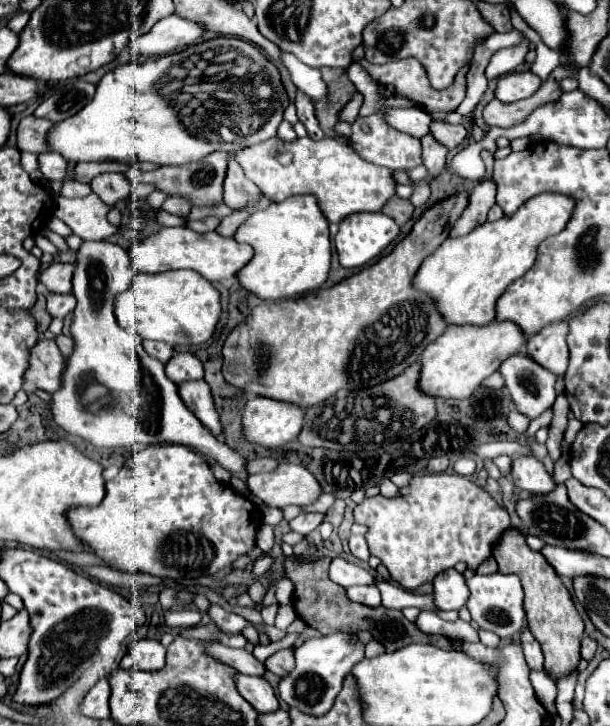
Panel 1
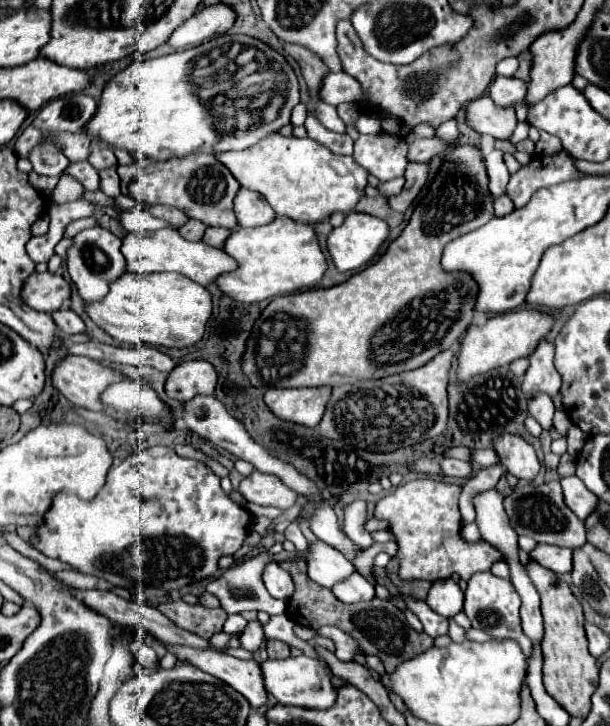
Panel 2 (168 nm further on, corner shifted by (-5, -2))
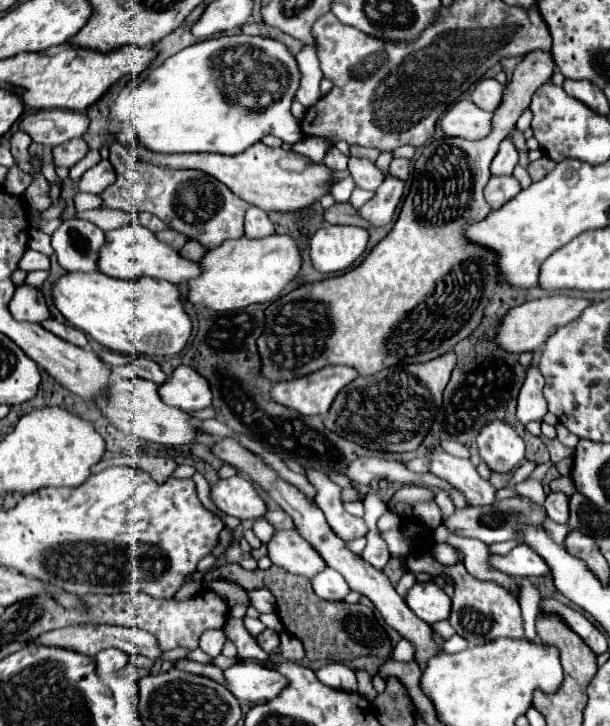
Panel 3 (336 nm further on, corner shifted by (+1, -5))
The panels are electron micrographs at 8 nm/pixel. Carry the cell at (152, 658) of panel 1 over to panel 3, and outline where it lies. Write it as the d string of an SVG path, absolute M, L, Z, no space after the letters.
M104 649L104 651L100 651L94 657L94 661L96 661L98 675L106 677L106 675L110 675L114 671L124 669L130 663L130 655L124 653L124 651L120 651L120 649Z

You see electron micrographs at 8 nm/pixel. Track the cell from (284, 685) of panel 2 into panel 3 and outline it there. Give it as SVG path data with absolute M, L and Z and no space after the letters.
M244 659L226 669L224 677L232 695L236 695L240 701L244 699L252 703L272 701L288 685L288 679L284 675L270 671L258 661L244 661Z

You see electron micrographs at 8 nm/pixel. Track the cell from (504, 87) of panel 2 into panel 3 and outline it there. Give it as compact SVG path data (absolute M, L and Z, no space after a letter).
M482 79L478 81L472 89L470 89L470 99L486 111L496 111L502 97L504 97L504 87L502 83L498 83L496 79Z

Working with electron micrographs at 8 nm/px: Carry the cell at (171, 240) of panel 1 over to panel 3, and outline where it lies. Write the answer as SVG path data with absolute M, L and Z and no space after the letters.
M132 223L120 229L106 231L106 243L100 249L100 271L110 277L126 279L126 281L134 281L144 275L150 275L156 279L166 279L170 283L186 283L198 277L202 273L202 267L198 261L180 255L168 243L160 241L150 229L142 227L140 223Z

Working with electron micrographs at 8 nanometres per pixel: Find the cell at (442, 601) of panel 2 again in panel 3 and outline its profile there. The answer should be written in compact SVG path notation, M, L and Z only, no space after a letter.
M416 583L406 597L408 607L428 625L448 619L452 601L436 583Z

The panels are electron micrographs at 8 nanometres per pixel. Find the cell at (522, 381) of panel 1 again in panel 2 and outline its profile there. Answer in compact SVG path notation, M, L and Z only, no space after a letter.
M538 394L536 398L532 398L532 402L528 406L528 412L530 412L530 416L534 416L540 422L540 426L544 430L550 430L552 428L554 404L552 404L552 400L546 394Z

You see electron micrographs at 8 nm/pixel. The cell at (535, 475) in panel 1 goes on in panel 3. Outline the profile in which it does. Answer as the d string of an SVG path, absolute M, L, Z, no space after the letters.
M492 421L480 431L478 451L482 461L496 473L512 473L524 461L522 437L500 421Z

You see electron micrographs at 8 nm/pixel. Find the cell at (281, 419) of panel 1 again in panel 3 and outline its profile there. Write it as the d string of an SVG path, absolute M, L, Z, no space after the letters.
M336 365L320 369L316 375L300 377L296 381L280 381L272 385L272 401L298 411L302 415L326 415L338 391L356 377L354 369Z

